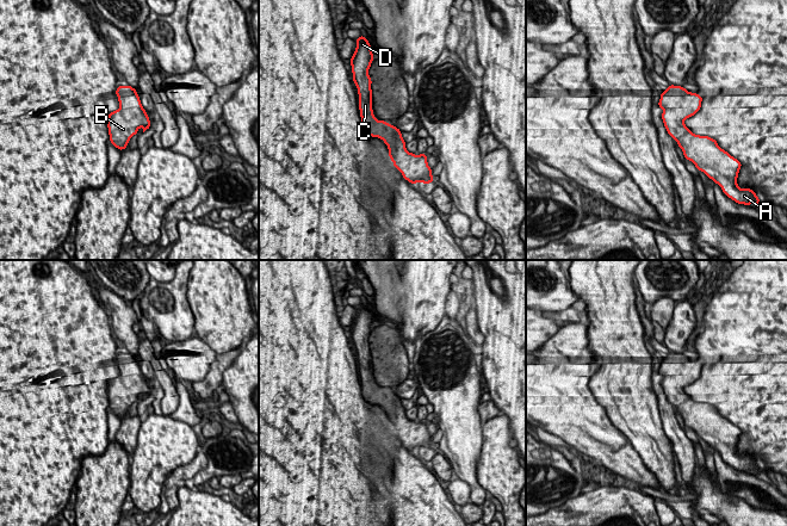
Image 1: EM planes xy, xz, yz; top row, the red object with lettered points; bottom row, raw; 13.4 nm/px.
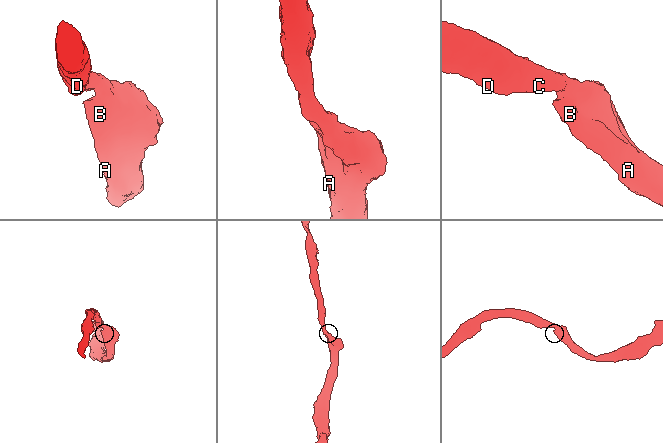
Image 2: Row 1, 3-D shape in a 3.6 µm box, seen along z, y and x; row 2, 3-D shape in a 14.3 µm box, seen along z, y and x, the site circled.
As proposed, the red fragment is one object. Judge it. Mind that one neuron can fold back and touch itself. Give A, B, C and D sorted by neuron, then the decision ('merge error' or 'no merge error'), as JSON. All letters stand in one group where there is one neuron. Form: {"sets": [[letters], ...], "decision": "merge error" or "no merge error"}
{"sets": [["A", "B", "C", "D"]], "decision": "no merge error"}

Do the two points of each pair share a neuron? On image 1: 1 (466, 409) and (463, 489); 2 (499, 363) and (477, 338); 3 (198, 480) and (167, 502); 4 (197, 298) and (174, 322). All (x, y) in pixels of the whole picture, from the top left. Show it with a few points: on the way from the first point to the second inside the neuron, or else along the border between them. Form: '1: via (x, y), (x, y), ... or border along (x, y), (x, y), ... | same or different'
1: border along (454, 476), (469, 486), (471, 501) | different
2: border along (476, 316), (478, 329), (483, 335), (482, 345) | different
3: via (187, 476), (183, 476), (169, 492) | same
4: border along (187, 278), (186, 299), (193, 315), (194, 333) | different

